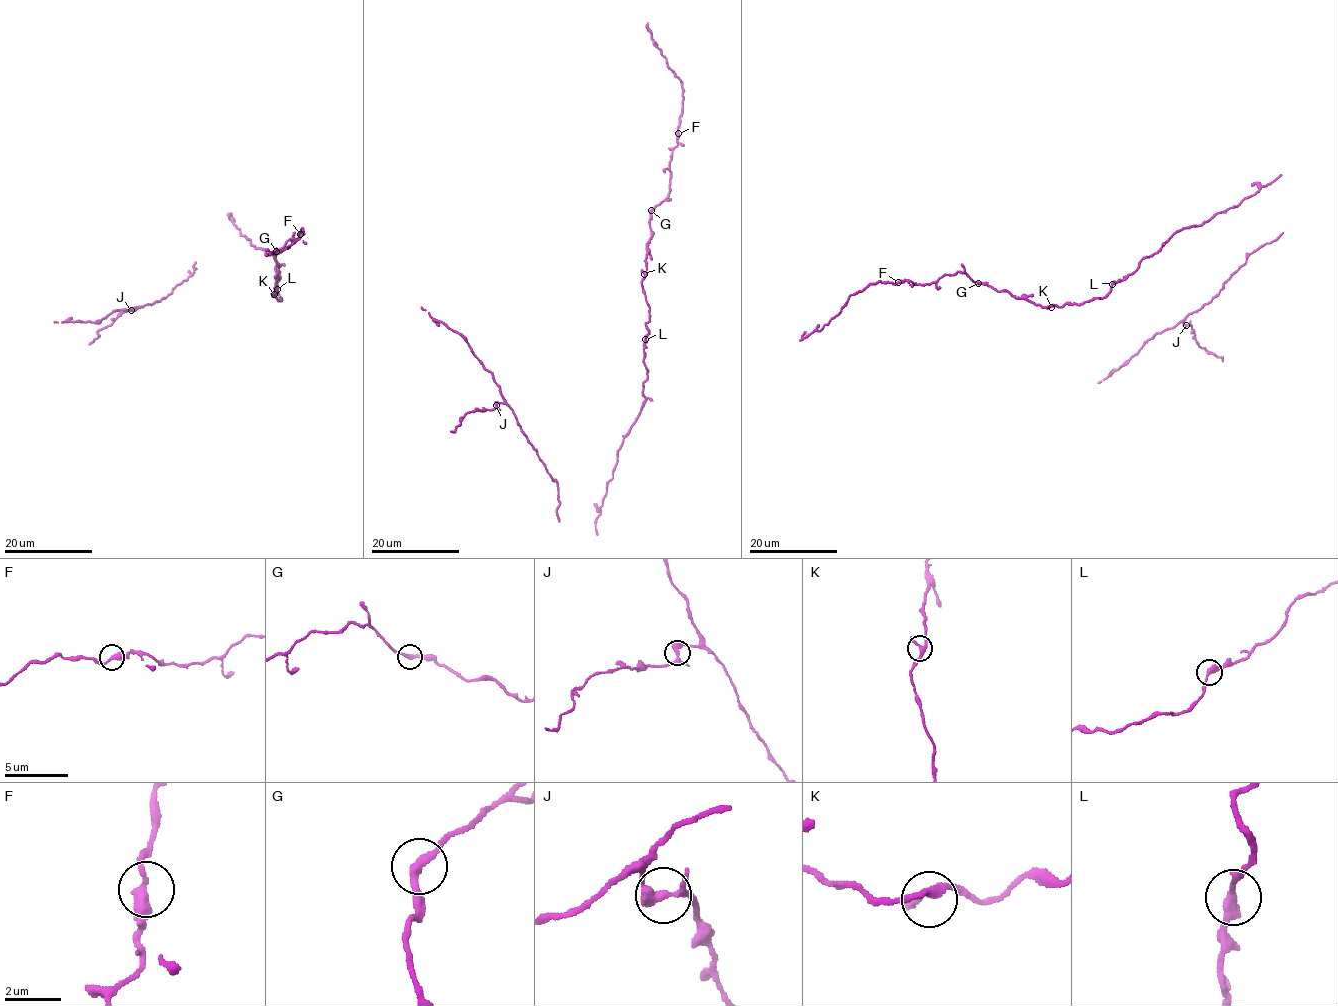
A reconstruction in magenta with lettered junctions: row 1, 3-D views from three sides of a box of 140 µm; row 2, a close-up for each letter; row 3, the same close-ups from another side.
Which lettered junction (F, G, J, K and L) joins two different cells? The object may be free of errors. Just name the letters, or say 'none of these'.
J

